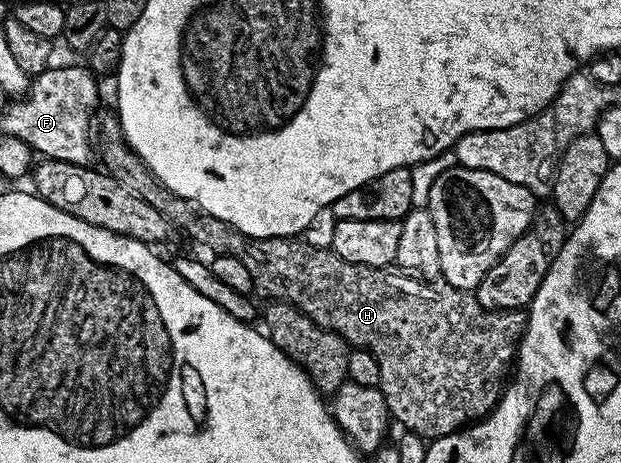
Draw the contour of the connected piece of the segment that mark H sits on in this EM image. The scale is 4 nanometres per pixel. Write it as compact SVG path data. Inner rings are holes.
M115 118L106 120L104 127L99 127L94 131L94 155L98 163L100 159L99 166L110 177L114 177L118 185L125 187L129 193L134 193L134 197L146 201L146 205L158 209L158 213L162 213L162 217L166 217L166 221L177 232L185 231L194 242L201 243L206 250L212 251L213 256L238 257L238 261L246 265L250 277L254 277L256 291L264 294L265 300L294 305L299 311L306 313L310 321L322 325L322 329L341 335L349 348L374 353L374 361L378 361L380 374L379 389L384 395L389 416L395 422L397 419L404 426L405 432L419 435L428 441L441 439L443 435L454 435L457 431L483 420L485 415L492 412L492 408L504 394L506 380L513 370L514 360L520 349L520 338L528 324L527 310L491 311L476 300L472 291L422 283L396 269L354 265L338 257L338 253L329 248L310 245L302 237L275 235L251 239L226 221L214 217L214 213L206 213L202 205L186 197L178 197L178 193L166 189L166 185L158 182L154 173L138 157L138 153L125 141Z

